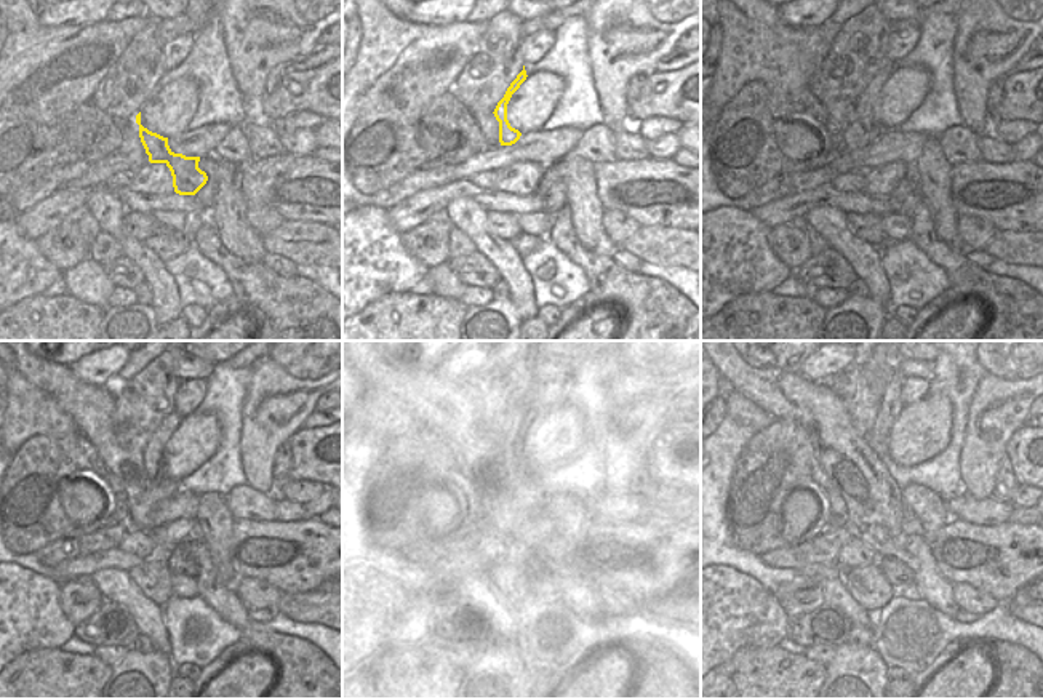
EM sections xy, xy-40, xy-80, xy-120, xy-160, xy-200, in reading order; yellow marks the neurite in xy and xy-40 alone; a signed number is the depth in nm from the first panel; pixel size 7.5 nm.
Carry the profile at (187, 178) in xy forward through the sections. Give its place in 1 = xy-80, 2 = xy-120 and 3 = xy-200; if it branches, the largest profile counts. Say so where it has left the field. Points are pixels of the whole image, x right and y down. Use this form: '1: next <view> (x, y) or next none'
1: next xy-80 (866, 104)
2: next xy-120 (152, 455)
3: next xy-200 (891, 405)

